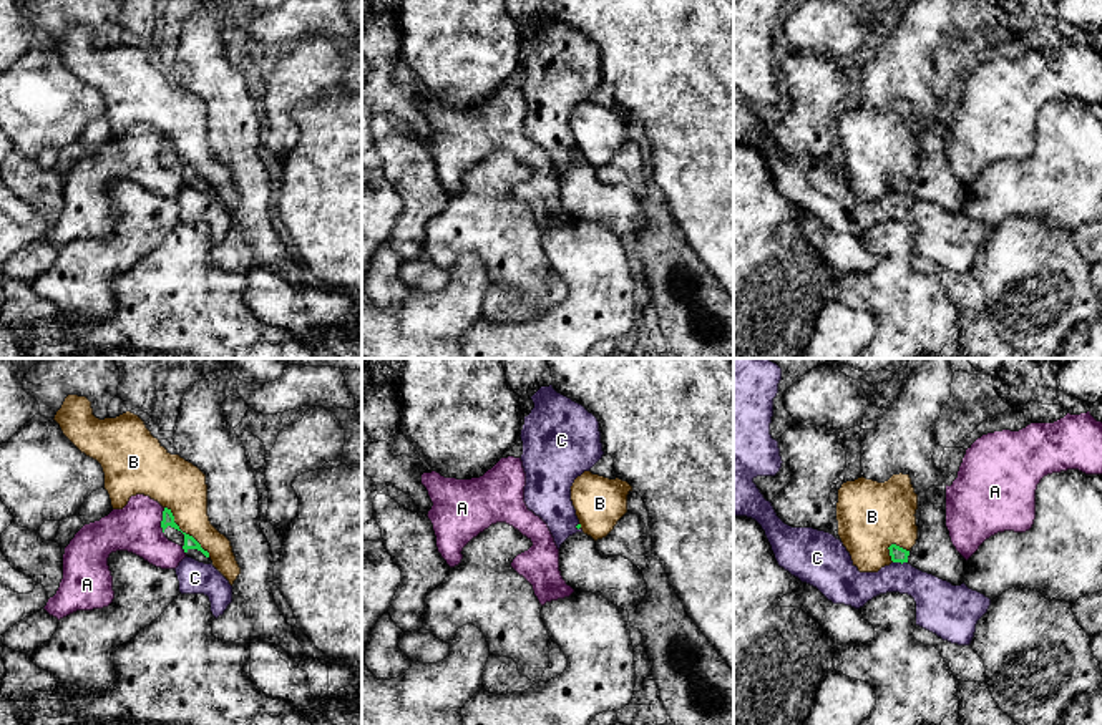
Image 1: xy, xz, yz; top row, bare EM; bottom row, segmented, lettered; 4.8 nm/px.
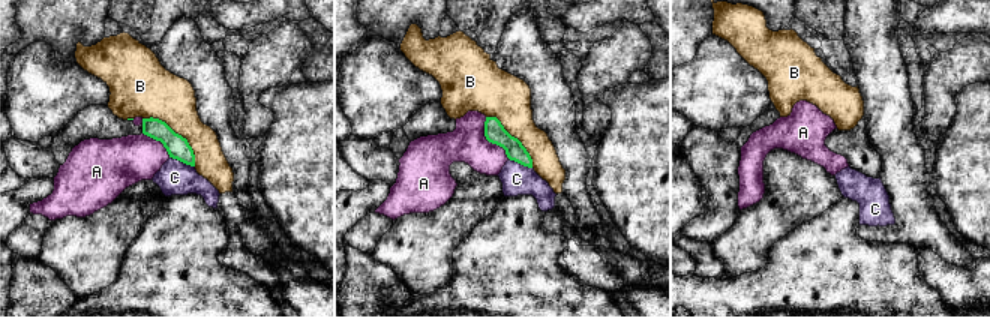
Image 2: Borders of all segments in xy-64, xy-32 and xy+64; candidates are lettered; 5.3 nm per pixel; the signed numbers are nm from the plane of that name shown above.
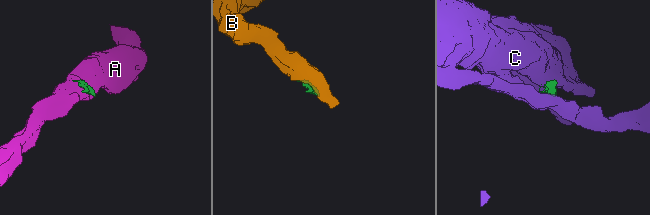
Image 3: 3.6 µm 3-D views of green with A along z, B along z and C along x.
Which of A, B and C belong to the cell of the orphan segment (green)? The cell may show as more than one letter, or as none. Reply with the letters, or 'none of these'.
none of these

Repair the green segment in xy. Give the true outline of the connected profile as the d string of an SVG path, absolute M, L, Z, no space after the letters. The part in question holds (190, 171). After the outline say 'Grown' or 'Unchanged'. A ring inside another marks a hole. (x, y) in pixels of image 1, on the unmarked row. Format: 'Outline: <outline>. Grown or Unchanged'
Outline: M164 136L164 139L163 139L161 156L163 156L164 164L169 169L179 173L184 178L188 186L193 186L204 192L212 192L209 181L204 179L193 164L189 164L179 158L179 154L174 151L174 144L173 144L171 138L168 138L168 136Z. Grown

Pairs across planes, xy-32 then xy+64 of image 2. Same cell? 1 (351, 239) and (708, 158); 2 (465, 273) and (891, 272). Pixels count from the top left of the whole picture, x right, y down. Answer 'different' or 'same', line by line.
1: same
2: same

